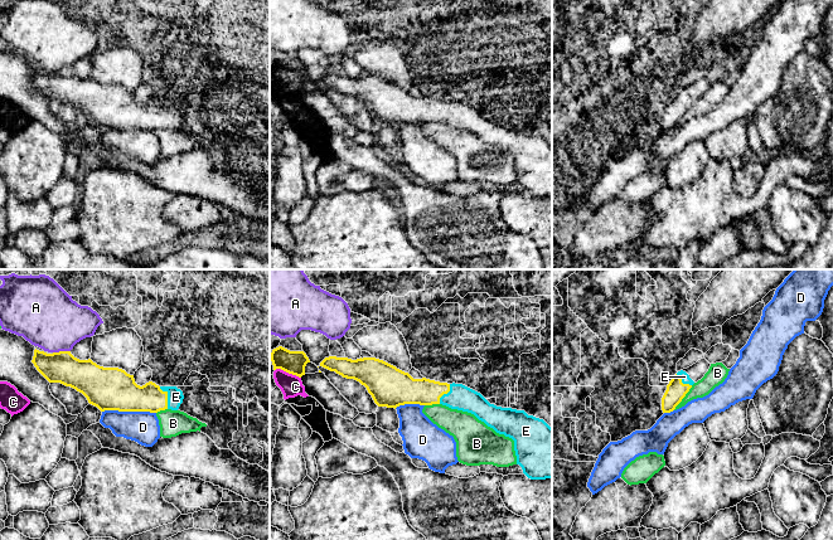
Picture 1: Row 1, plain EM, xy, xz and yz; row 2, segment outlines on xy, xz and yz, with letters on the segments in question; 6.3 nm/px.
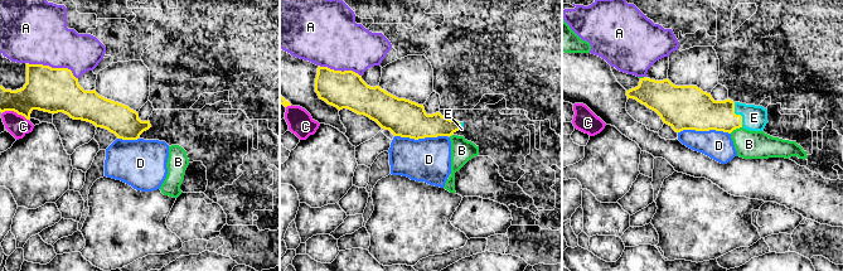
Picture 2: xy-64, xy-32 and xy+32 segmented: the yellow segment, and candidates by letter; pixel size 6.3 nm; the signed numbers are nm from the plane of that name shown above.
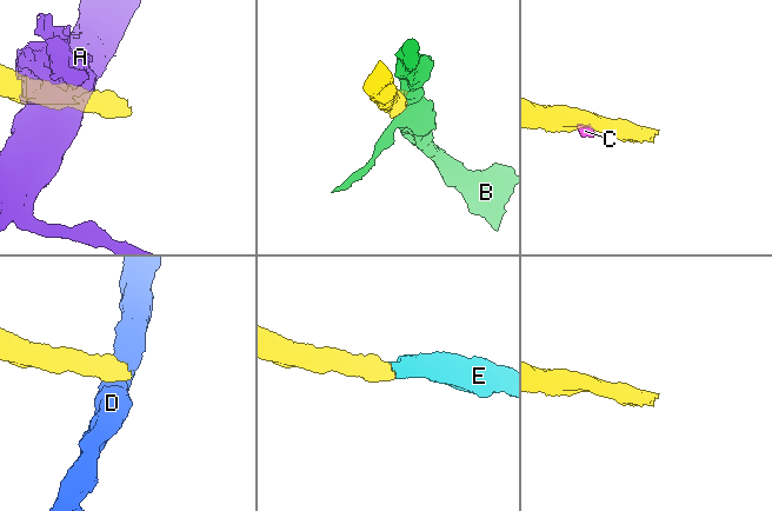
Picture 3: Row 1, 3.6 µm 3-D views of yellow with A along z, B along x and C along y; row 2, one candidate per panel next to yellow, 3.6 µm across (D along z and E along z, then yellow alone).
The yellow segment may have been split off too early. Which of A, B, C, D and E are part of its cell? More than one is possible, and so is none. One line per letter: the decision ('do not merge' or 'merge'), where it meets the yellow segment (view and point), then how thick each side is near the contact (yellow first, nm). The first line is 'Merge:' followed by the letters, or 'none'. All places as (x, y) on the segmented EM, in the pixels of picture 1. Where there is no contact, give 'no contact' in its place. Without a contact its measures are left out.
Merge: E
A: do not merge | xy (61, 351) | 220/400 nm
B: do not merge | yz (683, 397) | 130/120 nm
C: do not merge | xz (287, 371) | 150/140 nm
D: do not merge | xy (129, 410) | 280/200 nm
E: merge | xy (166, 397) | 190/100 nm

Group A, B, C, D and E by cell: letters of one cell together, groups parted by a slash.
A / B / C / D / E

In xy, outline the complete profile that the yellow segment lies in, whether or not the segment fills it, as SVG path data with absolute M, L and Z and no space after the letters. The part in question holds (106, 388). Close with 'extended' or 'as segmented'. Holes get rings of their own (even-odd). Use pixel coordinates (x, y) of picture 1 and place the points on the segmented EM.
M35 349L32 363L49 383L76 389L101 412L178 410L184 399L176 386L159 386L152 381L140 386L125 370L103 368L91 359L79 360L71 351L47 354Z; extended

